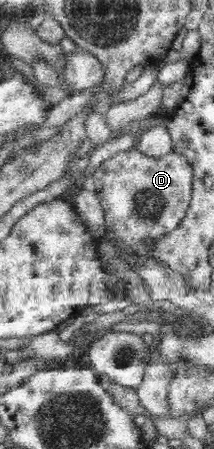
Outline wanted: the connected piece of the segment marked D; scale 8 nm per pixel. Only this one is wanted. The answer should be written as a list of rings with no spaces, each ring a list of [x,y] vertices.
[[[130,149],[129,151],[122,151],[114,155],[112,158],[104,161],[100,167],[98,167],[93,174],[93,181],[95,185],[95,192],[102,202],[102,207],[104,207],[104,211],[106,212],[106,235],[105,237],[111,242],[111,245],[115,248],[116,254],[122,257],[141,257],[142,260],[153,259],[152,255],[154,255],[154,250],[152,250],[152,246],[156,245],[162,237],[169,235],[172,233],[174,229],[178,229],[178,225],[181,225],[182,219],[186,217],[186,213],[188,213],[188,207],[190,207],[190,201],[192,199],[192,183],[194,181],[194,166],[192,166],[191,160],[184,153],[177,153],[173,151],[164,155],[164,157],[149,157],[144,153],[138,151],[138,149]]]

